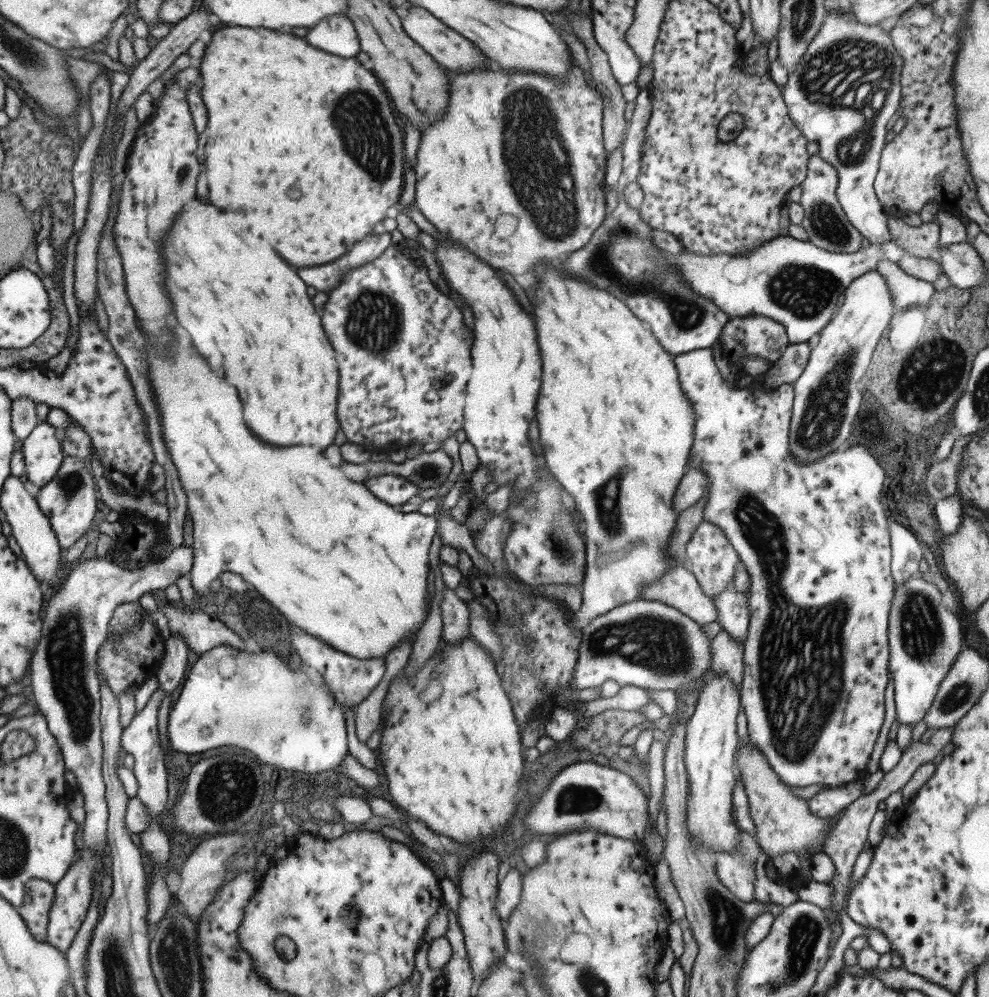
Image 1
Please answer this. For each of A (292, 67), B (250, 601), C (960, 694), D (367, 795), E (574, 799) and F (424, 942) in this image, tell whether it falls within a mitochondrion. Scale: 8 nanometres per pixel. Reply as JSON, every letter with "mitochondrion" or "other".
{"A":"other","B":"other","C":"mitochondrion","D":"other","E":"mitochondrion","F":"other"}

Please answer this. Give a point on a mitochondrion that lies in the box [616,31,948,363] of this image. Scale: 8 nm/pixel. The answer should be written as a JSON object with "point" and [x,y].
{"point":[858,73]}

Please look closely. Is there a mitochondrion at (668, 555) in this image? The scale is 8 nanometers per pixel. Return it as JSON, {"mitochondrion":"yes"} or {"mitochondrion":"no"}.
{"mitochondrion":"no"}

